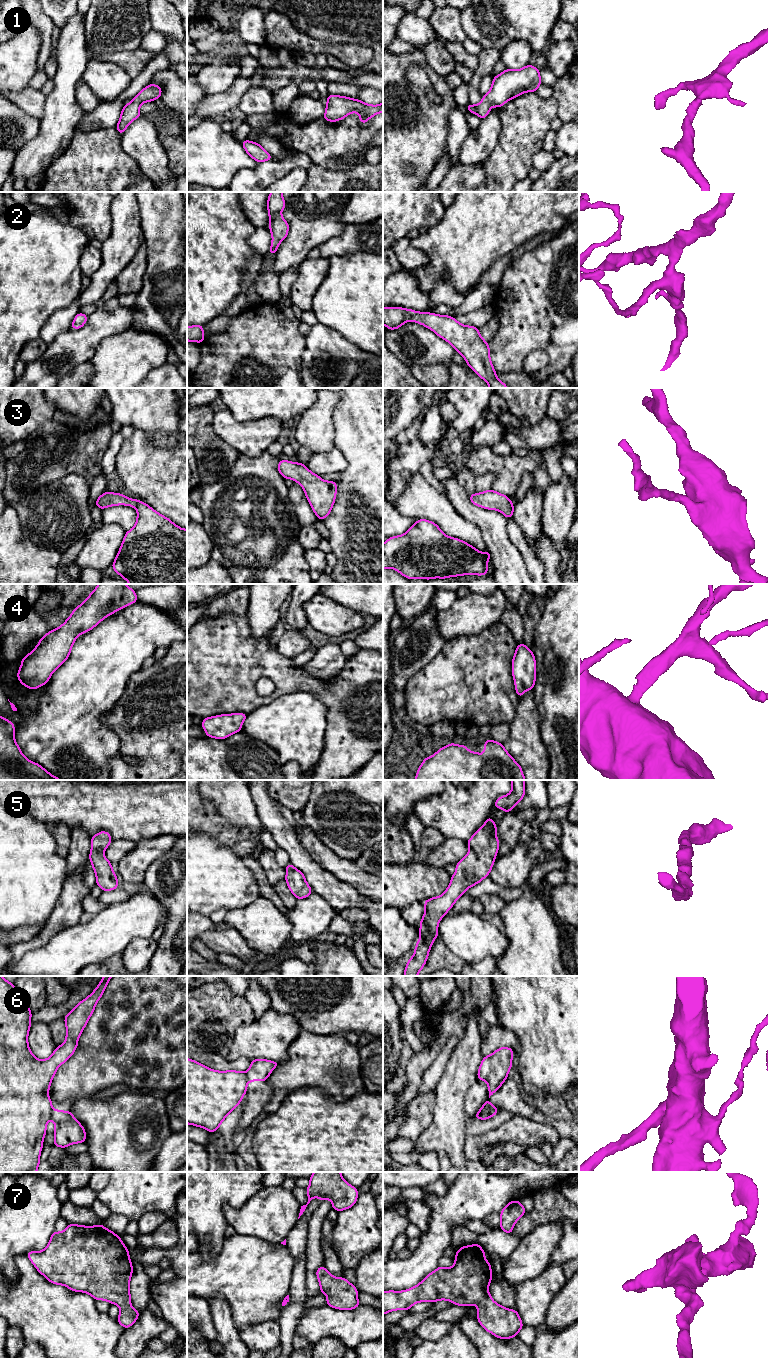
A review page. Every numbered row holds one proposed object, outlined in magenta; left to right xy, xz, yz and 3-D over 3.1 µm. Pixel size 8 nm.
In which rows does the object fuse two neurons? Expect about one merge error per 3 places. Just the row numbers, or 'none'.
6

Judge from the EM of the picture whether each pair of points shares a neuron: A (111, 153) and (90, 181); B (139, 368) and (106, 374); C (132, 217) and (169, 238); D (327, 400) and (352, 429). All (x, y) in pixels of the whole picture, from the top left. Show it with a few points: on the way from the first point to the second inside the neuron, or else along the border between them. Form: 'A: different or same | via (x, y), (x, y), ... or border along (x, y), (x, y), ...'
A: same | via (104, 160), (94, 170), (94, 174)
B: same | via (131, 368), (120, 368), (114, 374)
C: different | border along (137, 202), (144, 241)
D: different | border along (339, 398), (333, 412), (334, 433)

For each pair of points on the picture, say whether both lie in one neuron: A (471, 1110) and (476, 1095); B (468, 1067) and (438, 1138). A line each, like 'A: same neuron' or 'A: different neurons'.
A: same neuron
B: same neuron

